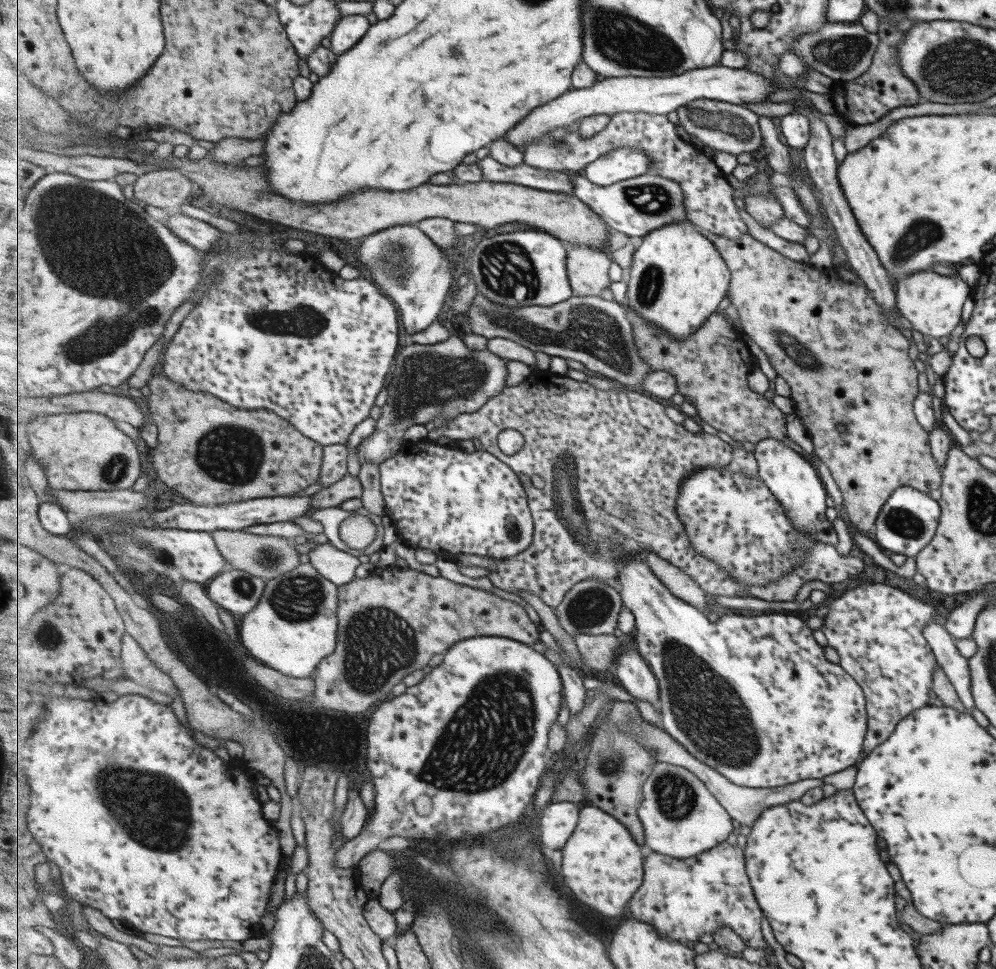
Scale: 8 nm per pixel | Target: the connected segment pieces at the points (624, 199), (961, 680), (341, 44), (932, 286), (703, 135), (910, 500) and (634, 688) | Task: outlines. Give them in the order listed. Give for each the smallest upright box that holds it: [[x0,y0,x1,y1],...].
[[570,172,689,237],[921,621,974,712],[330,15,370,55],[895,271,971,339],[674,99,764,156],[874,487,940,557],[614,649,660,704]]

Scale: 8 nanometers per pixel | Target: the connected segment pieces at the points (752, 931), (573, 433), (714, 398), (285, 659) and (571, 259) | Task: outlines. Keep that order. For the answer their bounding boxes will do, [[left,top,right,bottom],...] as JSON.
[[631,842,768,948],[428,368,865,610],[625,298,785,445],[238,562,340,677],[567,246,612,296]]

